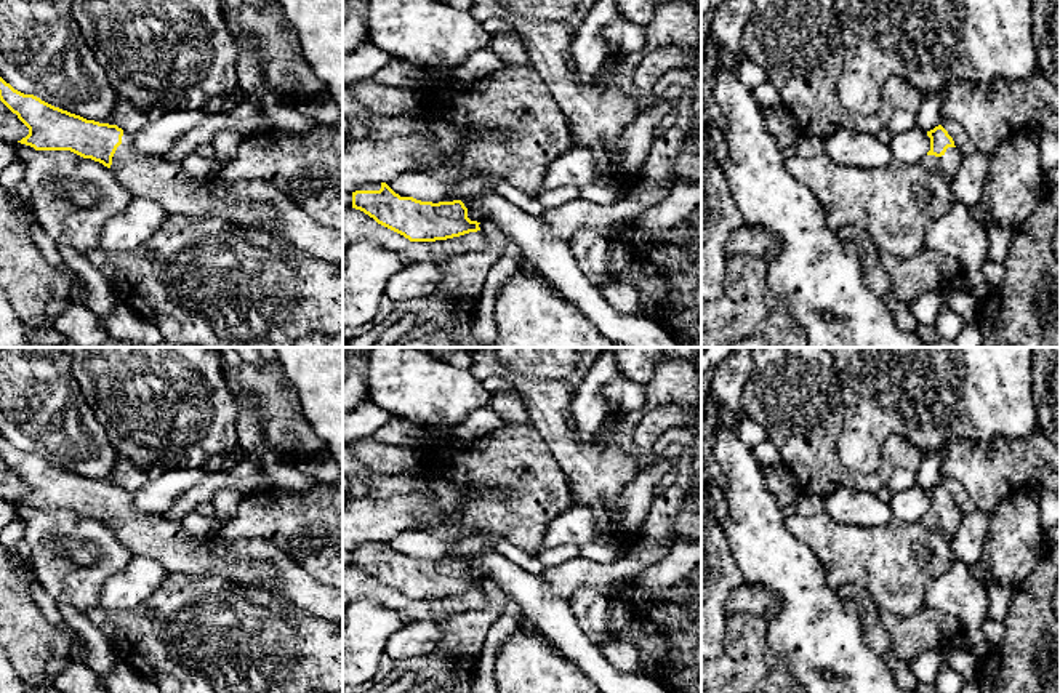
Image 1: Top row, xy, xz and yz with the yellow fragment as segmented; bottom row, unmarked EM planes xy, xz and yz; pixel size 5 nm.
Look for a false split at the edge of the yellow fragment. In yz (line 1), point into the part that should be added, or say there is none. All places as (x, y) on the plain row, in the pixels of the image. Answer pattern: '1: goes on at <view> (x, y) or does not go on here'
1: goes on at yz (948, 522)

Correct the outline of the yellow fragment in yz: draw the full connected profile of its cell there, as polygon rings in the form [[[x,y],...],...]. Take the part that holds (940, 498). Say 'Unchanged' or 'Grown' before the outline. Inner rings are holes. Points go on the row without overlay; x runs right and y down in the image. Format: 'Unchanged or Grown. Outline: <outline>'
Grown. Outline: [[[942,483],[927,490],[927,495],[930,496],[930,509],[919,522],[927,528],[935,528],[946,536],[953,536],[964,514],[958,509],[953,496]]]

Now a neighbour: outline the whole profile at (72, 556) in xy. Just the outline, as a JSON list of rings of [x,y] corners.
[[[21,501],[10,504],[14,519],[26,527],[22,541],[30,549],[29,563],[46,594],[56,603],[69,603],[82,613],[99,607],[99,592],[107,578],[123,570],[133,557],[110,527],[70,509],[35,509]]]

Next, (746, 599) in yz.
[[[741,584],[733,589],[725,602],[727,616],[737,613],[751,613],[762,619],[773,616],[781,608],[781,599],[757,586]]]

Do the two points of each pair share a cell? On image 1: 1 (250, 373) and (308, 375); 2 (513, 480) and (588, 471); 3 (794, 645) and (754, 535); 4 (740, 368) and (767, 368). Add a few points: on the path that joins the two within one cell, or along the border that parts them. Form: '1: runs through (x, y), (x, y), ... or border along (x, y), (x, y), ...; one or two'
1: border along (282, 367), (301, 408); two
2: border along (545, 442), (566, 474), (575, 500); two
3: runs through (794, 618), (794, 578), (778, 562); one
4: border along (753, 364), (740, 399), (742, 405); two

